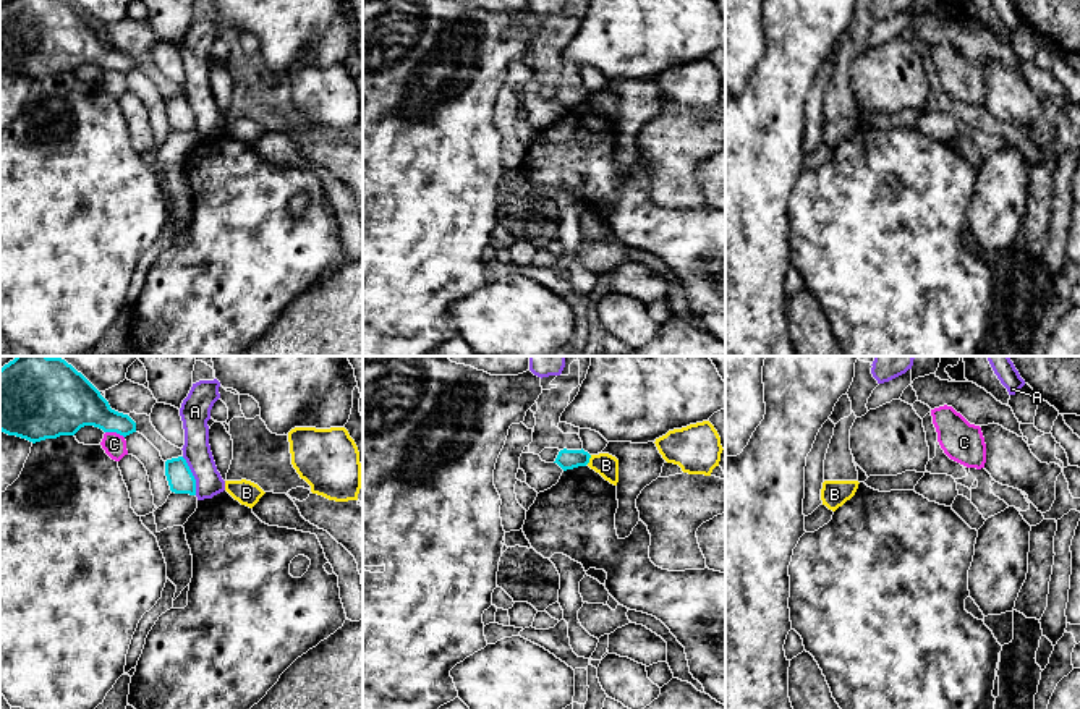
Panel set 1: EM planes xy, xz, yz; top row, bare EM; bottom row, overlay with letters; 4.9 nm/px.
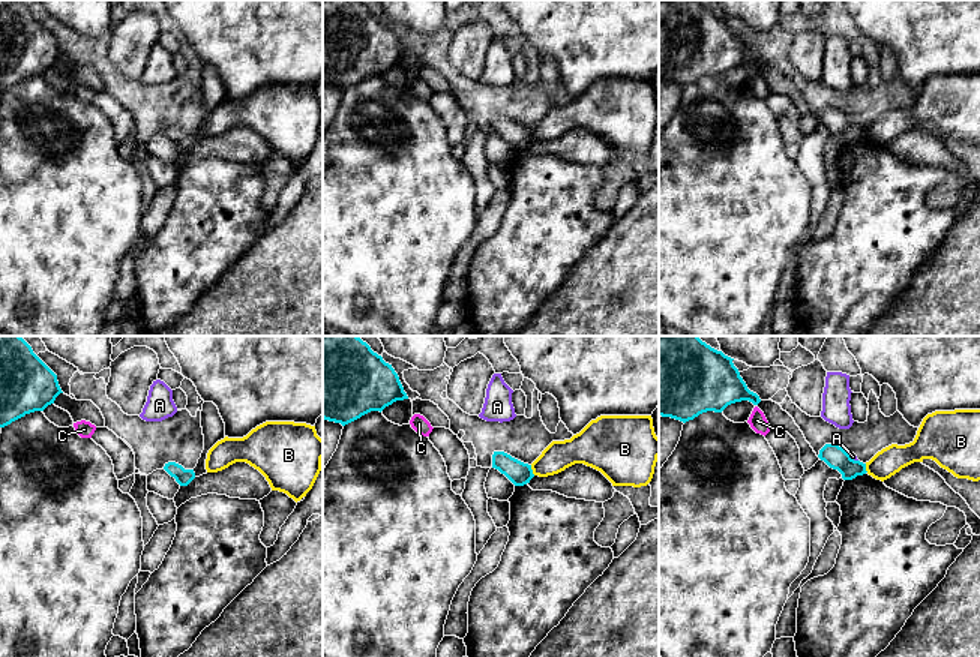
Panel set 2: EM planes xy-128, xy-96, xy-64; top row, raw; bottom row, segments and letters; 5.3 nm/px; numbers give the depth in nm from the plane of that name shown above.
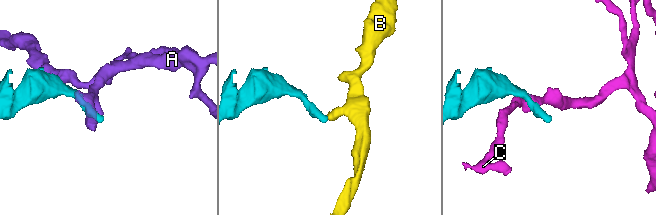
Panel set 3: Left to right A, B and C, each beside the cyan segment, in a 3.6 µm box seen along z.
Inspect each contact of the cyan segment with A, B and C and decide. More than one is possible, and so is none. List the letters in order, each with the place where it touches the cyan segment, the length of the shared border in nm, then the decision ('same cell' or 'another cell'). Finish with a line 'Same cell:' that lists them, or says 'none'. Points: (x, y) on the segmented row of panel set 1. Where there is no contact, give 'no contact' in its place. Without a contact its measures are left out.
A: contact xy (193, 476); length 200 nm; another cell
B: contact xz (588, 460); length 50 nm; another cell
C: contact xy (115, 431); length 100 nm; another cell
Same cell: none

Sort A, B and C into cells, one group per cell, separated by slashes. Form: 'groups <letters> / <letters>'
groups A / B / C

